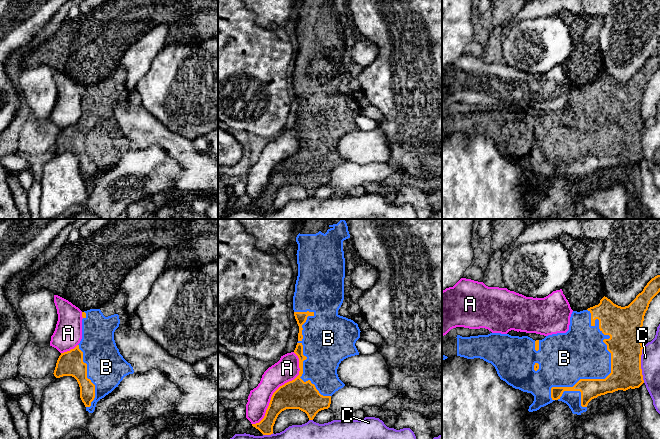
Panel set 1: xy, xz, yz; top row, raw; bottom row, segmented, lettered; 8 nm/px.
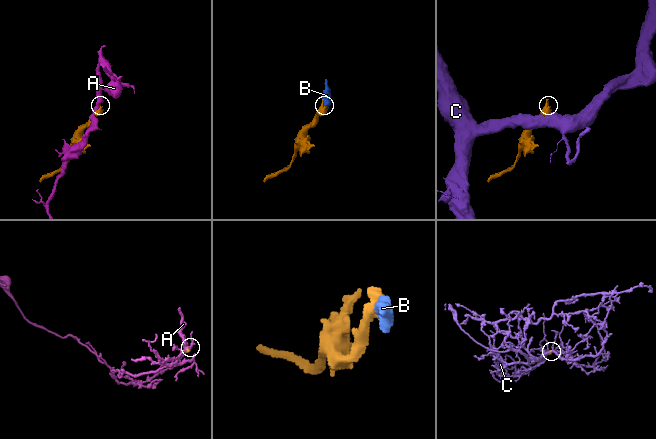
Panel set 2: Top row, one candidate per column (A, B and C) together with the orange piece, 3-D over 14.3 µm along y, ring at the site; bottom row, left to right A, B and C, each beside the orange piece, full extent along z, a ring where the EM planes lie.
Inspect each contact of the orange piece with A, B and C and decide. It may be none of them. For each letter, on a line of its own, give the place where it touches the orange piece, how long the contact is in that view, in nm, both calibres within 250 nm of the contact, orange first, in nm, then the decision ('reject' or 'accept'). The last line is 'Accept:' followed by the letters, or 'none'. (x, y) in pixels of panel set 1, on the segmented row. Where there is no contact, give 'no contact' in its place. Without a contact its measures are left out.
A: xz (279, 387) | 650 nm | 240/190 nm | reject
B: yz (611, 366) | 800 nm | 260/380 nm | accept
C: yz (640, 365) | 280 nm | 260/160 nm | reject
Accept: B

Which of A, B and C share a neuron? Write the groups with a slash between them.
A / B / C

